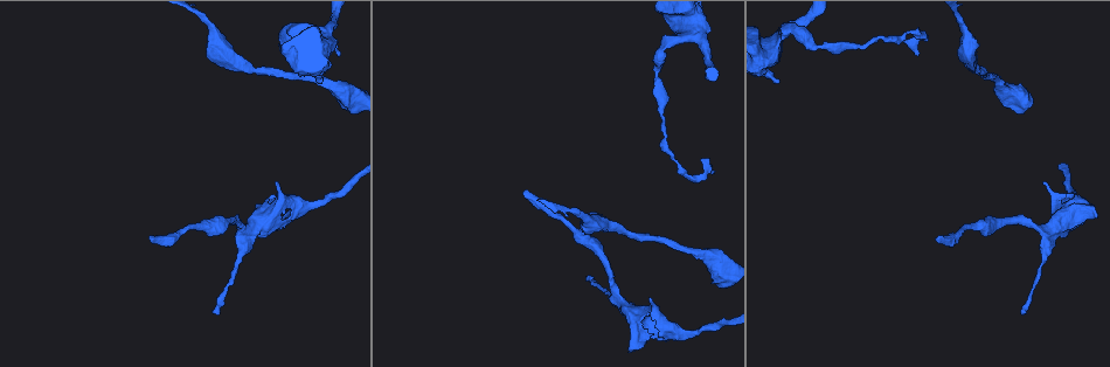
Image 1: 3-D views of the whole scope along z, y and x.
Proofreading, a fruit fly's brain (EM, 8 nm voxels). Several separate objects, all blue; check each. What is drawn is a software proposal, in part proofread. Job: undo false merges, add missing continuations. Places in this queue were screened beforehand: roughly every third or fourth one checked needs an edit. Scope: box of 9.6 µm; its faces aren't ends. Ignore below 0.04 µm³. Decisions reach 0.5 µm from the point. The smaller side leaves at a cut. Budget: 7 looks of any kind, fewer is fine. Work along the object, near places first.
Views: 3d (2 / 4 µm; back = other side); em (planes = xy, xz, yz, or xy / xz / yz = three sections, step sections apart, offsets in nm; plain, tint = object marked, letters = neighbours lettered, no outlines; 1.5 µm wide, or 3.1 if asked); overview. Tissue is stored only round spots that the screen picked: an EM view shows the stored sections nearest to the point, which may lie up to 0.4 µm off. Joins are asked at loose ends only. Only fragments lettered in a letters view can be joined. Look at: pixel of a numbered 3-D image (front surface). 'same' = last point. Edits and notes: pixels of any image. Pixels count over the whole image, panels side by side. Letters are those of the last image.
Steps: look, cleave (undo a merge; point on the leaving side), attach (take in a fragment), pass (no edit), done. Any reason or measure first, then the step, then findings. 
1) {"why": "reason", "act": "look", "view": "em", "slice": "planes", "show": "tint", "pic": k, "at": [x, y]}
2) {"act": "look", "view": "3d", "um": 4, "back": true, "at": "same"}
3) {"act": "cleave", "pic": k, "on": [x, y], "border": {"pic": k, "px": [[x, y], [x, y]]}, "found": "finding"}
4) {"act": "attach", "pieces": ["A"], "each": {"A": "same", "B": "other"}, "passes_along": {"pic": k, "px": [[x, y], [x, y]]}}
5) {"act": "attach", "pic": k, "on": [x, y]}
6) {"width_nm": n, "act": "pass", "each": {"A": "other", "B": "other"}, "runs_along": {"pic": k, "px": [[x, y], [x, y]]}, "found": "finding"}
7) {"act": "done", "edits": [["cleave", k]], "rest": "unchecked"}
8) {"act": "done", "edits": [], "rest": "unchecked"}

{"why": "tapers out", "act": "look", "view": "3d", "um": 4, "pic": 1, "at": [714, 173]}

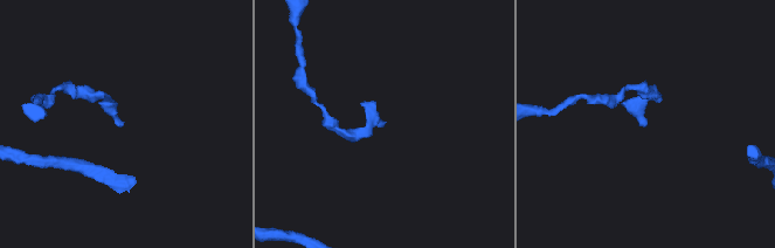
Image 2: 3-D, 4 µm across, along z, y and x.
{"why": "need the tissue", "act": "look", "view": "em", "slice": "planes", "show": "letters", "pic": 2, "at": [644, 126]}

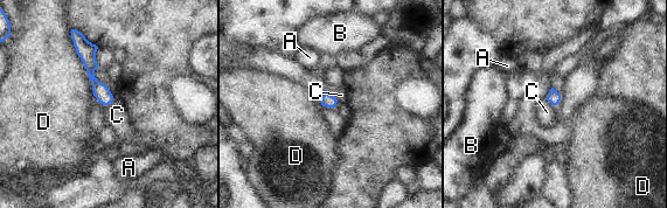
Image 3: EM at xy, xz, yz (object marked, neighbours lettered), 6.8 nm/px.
{"act": "pass", "each": {"A": "other", "B": "other", "C": "other", "D": "other"}, "border": {"pic": 3, "px": [[327, 91], [338, 102]]}, "found": "no lettered fragment goes on from it"}

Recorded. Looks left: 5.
{"why": "a narrow waist", "act": "look", "view": "3d", "um": 4, "pic": 1, "at": [821, 48]}

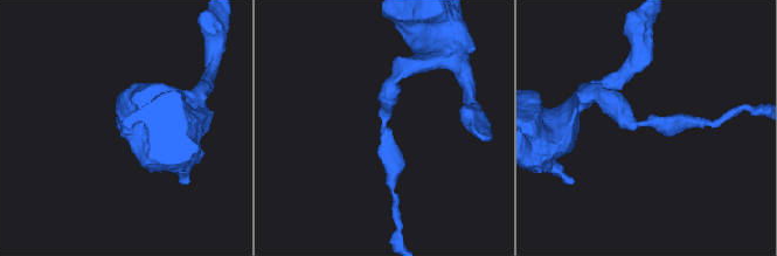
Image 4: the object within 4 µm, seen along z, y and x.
{"arm_widths_nm": [220, 240], "why": "need the tissue", "act": "look", "view": "em", "slice": "xy", "step": 4, "show": "tint", "pic": 4, "at": [119, 123]}

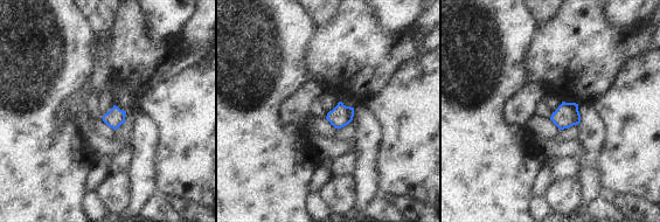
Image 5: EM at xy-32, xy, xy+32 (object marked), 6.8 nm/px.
{"why": "another direction", "act": "look", "view": "em", "slice": "planes", "show": "letters", "at": "same"}

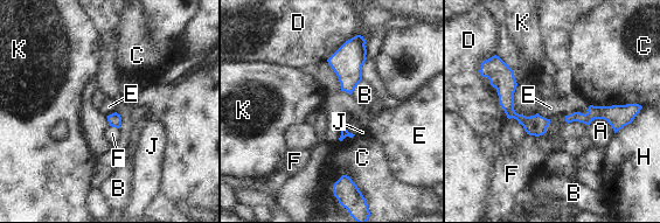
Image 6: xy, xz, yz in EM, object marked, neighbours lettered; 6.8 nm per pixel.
{"longest_contact_nm": ["D", 320], "act": "pass", "each": {"A": "other", "B": "other", "C": "other", "D": "other", "E": "other", "F": "other", "H": "other", "J": "other", "K": "other"}, "border": {"pic": 6, "px": [[579, 111], [564, 116]]}, "found": "all the same neuron"}

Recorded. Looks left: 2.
{"why": "thin end", "act": "look", "view": "3d", "um": 4, "back": true, "pic": 1, "at": [155, 237]}

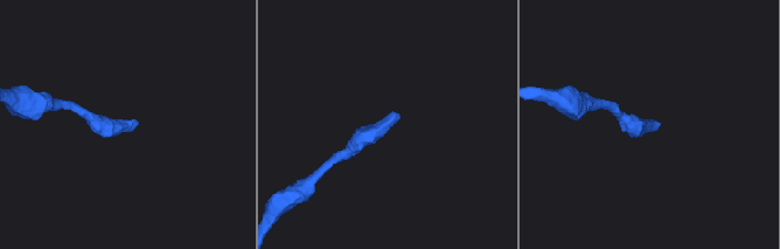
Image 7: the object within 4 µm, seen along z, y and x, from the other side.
{"why": "shape alone is not enough", "act": "look", "view": "em", "slice": "yz", "step": 4, "show": "letters", "pic": 7, "at": [132, 125]}

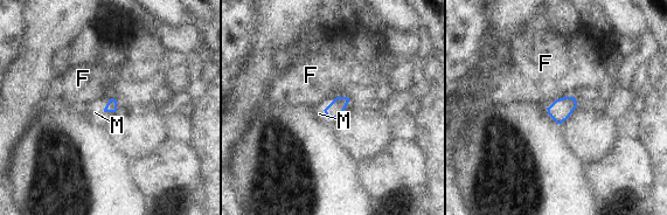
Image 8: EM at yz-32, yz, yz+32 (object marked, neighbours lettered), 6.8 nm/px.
{"longest_contact_nm": ["F", 220], "act": "attach", "pieces": ["M"], "each": {"F": "other", "M": "same"}, "found": "the neuron continues"}

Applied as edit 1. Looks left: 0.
{"act": "done", "edits": [["attach", 8]], "rest": "unchecked"}

